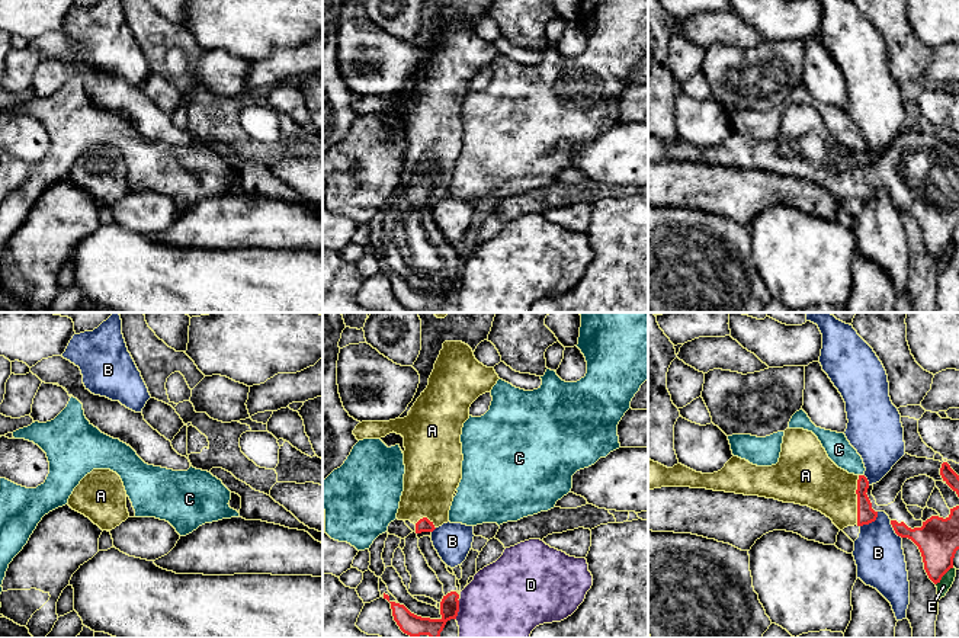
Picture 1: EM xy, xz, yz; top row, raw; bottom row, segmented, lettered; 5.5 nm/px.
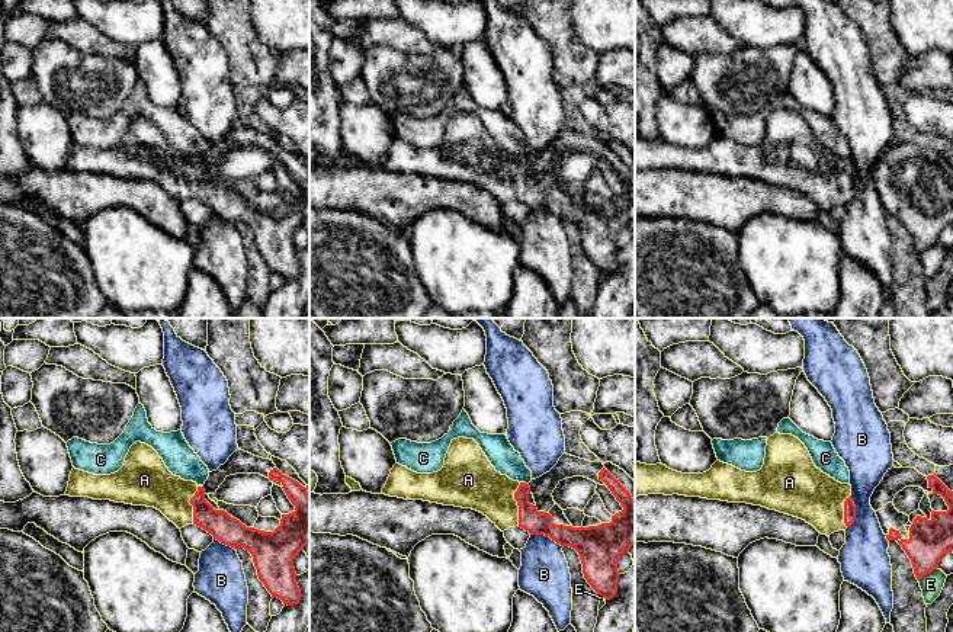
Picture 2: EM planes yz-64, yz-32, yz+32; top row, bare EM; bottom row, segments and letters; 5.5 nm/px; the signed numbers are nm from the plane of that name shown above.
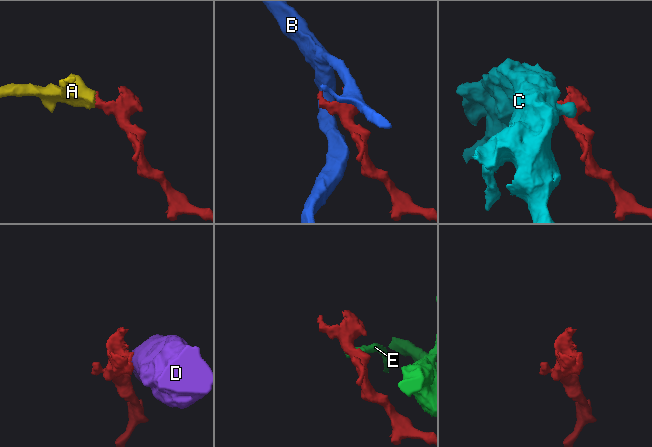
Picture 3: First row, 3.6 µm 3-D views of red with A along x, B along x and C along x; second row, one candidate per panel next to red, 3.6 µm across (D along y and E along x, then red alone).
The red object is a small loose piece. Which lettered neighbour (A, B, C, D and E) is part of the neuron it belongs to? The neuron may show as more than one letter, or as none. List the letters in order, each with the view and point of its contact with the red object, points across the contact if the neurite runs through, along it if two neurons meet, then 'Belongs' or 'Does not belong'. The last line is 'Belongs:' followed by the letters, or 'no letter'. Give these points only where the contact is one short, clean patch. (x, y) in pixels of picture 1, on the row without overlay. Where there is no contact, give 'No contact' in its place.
A: Touches red at yz (858, 175). Path across: yz (866, 189), (858, 175), (844, 175), (817, 156). Belongs
B: Touches red at yz (871, 196). Boundary: yz (878, 186), (873, 195), (860, 201). Does not belong
C: Touches red at yz (862, 150). Boundary: yz (859, 148), (863, 150). Does not belong
D: Touches red at xz (458, 284). Boundary: xz (459, 275), (455, 292). Does not belong
E: Touches red at yz (943, 249). Boundary: yz (953, 241), (936, 259). Does not belong
Belongs: A

